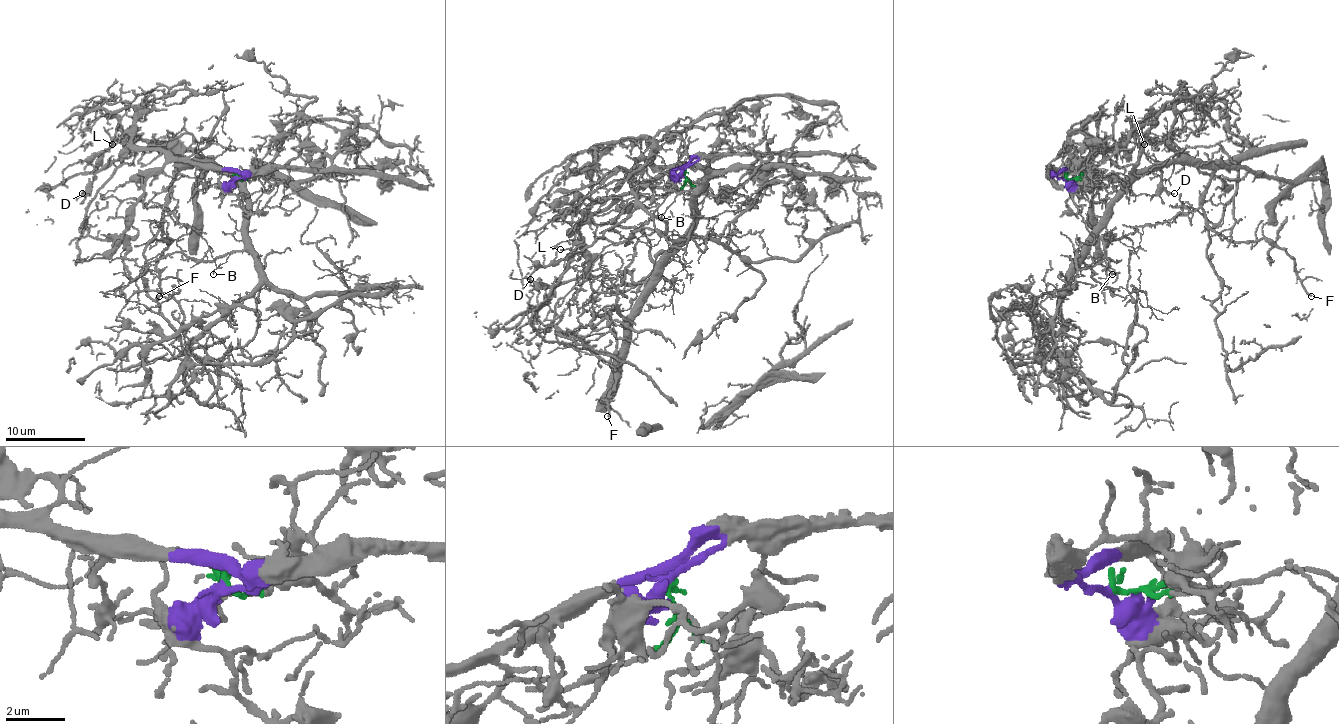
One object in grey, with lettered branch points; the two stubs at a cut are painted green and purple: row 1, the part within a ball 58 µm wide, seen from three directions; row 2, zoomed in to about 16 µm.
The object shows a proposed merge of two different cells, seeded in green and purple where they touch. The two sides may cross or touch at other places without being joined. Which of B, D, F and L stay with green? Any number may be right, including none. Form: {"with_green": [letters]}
{"with_green": ["B", "F"]}

